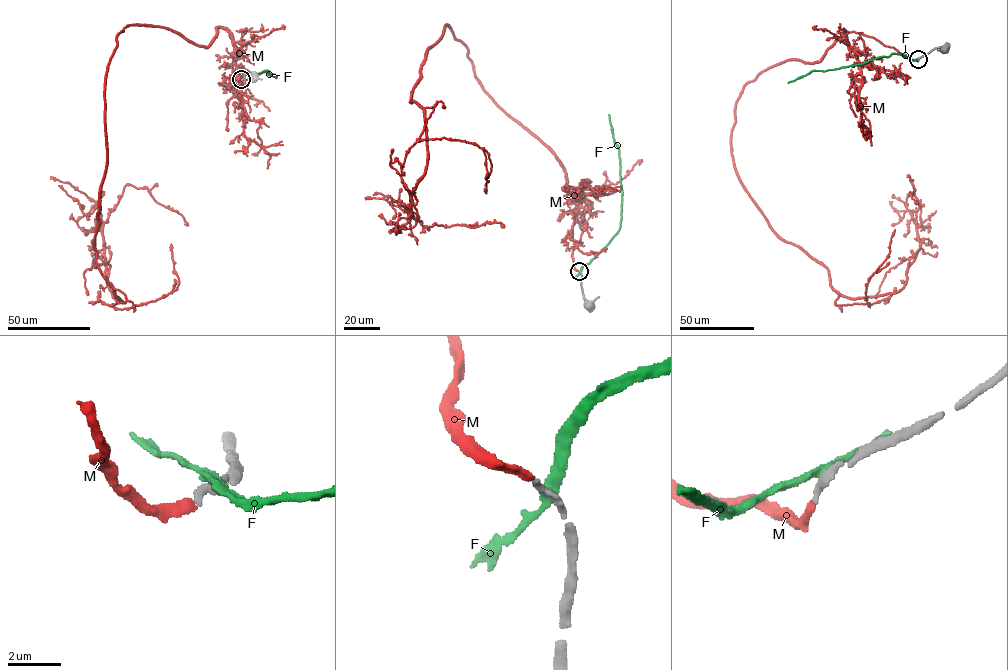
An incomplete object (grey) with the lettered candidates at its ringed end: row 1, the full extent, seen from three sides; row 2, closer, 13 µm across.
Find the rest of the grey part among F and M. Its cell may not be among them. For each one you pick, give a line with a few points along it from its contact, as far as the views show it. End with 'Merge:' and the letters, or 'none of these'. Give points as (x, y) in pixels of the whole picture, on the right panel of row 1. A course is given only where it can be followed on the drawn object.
M: Its course: (918, 60), (847, 33), (749, 81), (731, 139), (769, 226), (846, 296), (903, 287), (910, 180), (917, 203)
Merge: M

